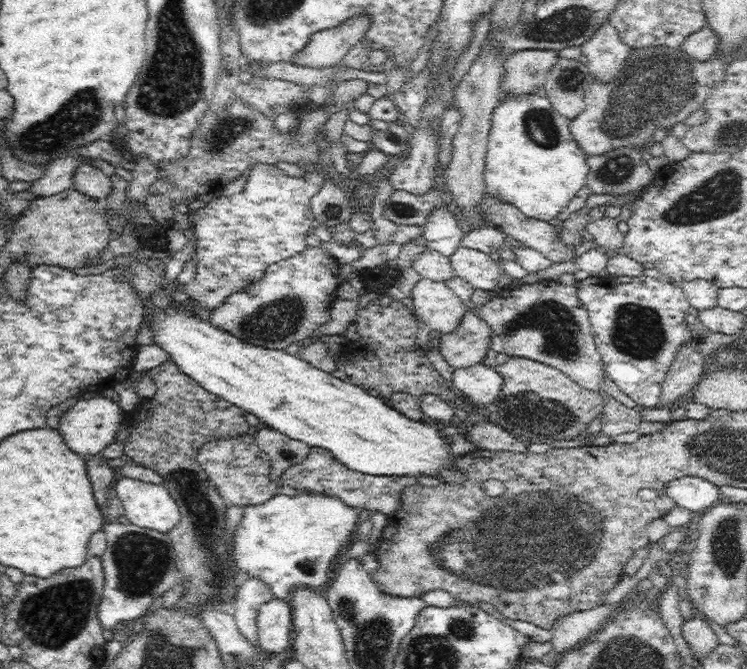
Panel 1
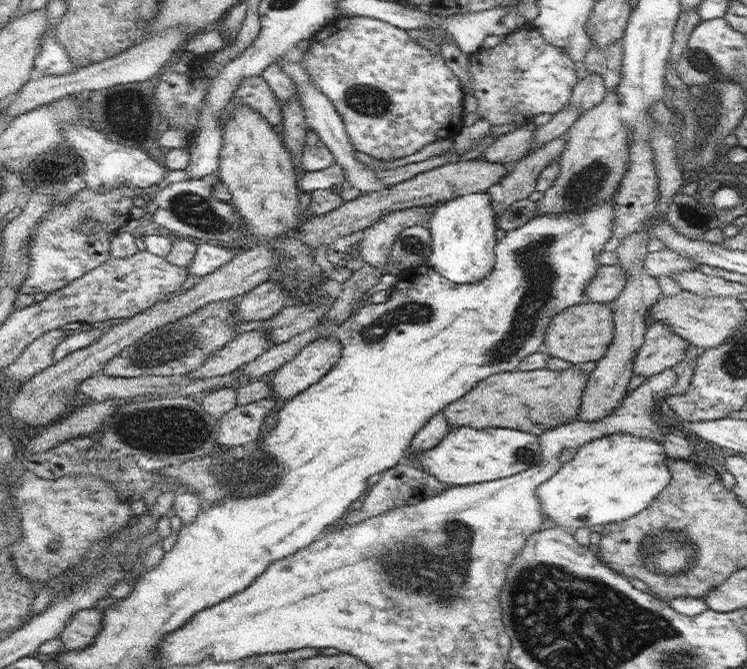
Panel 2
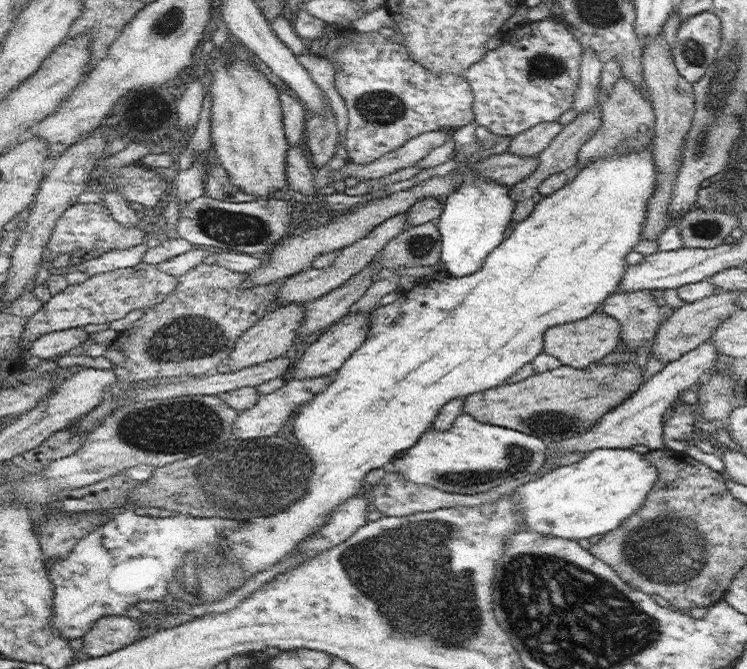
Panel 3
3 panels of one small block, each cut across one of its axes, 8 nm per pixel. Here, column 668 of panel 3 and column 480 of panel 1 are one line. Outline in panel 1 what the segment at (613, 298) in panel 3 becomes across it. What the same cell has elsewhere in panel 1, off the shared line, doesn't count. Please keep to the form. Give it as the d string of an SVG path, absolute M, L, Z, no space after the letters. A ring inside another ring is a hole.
M541 279L534 284L512 281L503 289L492 292L490 300L481 306L471 306L476 315L490 325L490 348L509 357L524 357L566 373L578 386L598 392L601 379L606 377L601 354L597 351L588 319L588 311L576 295L575 285L561 285L553 280Z

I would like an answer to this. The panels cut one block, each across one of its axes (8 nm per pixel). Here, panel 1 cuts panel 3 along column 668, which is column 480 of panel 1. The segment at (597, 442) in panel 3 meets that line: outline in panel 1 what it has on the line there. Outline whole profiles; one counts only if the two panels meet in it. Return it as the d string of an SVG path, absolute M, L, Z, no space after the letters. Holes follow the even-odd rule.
M483 362L457 368L450 379L452 388L464 394L462 398L465 402L469 402L480 414L485 414L489 404L496 400L502 382L502 375L493 366Z

